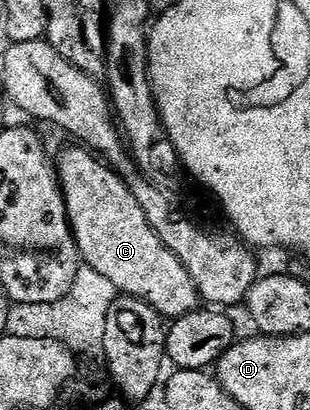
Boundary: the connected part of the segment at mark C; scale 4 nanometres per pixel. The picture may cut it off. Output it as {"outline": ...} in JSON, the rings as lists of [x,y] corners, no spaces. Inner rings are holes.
{"outline":[[[77,144],[62,152],[61,159],[56,159],[55,169],[82,263],[95,268],[100,275],[107,276],[122,295],[137,298],[155,307],[166,320],[182,318],[187,312],[198,309],[199,295],[191,276],[187,276],[187,268],[183,268],[175,252],[171,252],[171,248],[167,248],[167,244],[155,236],[151,224],[147,224],[147,216],[143,216],[143,208],[139,208],[139,200],[131,196],[131,188],[127,188],[116,170],[106,165],[92,150]]]}

